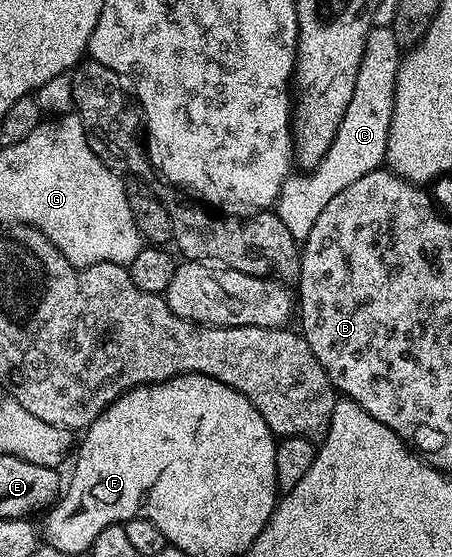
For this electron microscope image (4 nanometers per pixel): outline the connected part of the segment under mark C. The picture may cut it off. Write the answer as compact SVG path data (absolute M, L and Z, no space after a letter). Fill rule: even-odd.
M373 26L369 30L355 80L354 95L347 103L347 112L343 112L339 132L335 140L331 140L327 156L319 160L317 169L305 173L297 172L286 178L281 195L277 197L275 213L279 220L283 220L283 225L287 227L287 232L291 232L291 236L298 240L305 239L315 225L315 220L319 220L319 212L323 212L327 203L339 196L339 192L343 192L347 184L355 184L359 176L367 176L367 172L382 169L391 116L395 108L395 80L398 78L402 57L403 50L392 27Z

